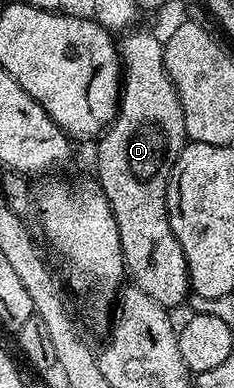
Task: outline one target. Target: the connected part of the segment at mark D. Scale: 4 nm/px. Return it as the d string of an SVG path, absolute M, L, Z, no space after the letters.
M129 30L120 37L119 51L123 65L121 98L117 101L117 116L109 123L96 141L97 173L95 179L101 185L103 194L113 211L113 217L121 239L121 253L125 259L125 270L132 287L143 290L147 298L153 298L166 310L173 310L176 304L184 305L190 295L189 271L183 258L183 250L169 225L167 210L167 186L169 175L187 143L183 108L179 94L165 69L162 41L149 32Z

